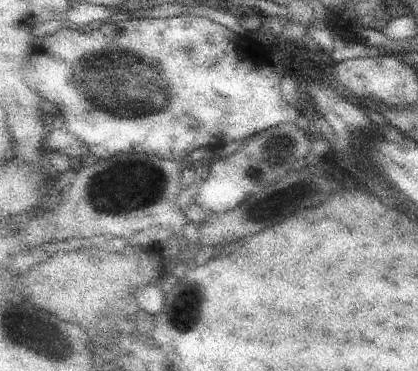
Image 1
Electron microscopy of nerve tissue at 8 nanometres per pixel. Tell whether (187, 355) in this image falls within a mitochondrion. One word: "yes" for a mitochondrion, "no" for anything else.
no

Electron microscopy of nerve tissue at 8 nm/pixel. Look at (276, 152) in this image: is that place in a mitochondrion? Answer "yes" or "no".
yes

